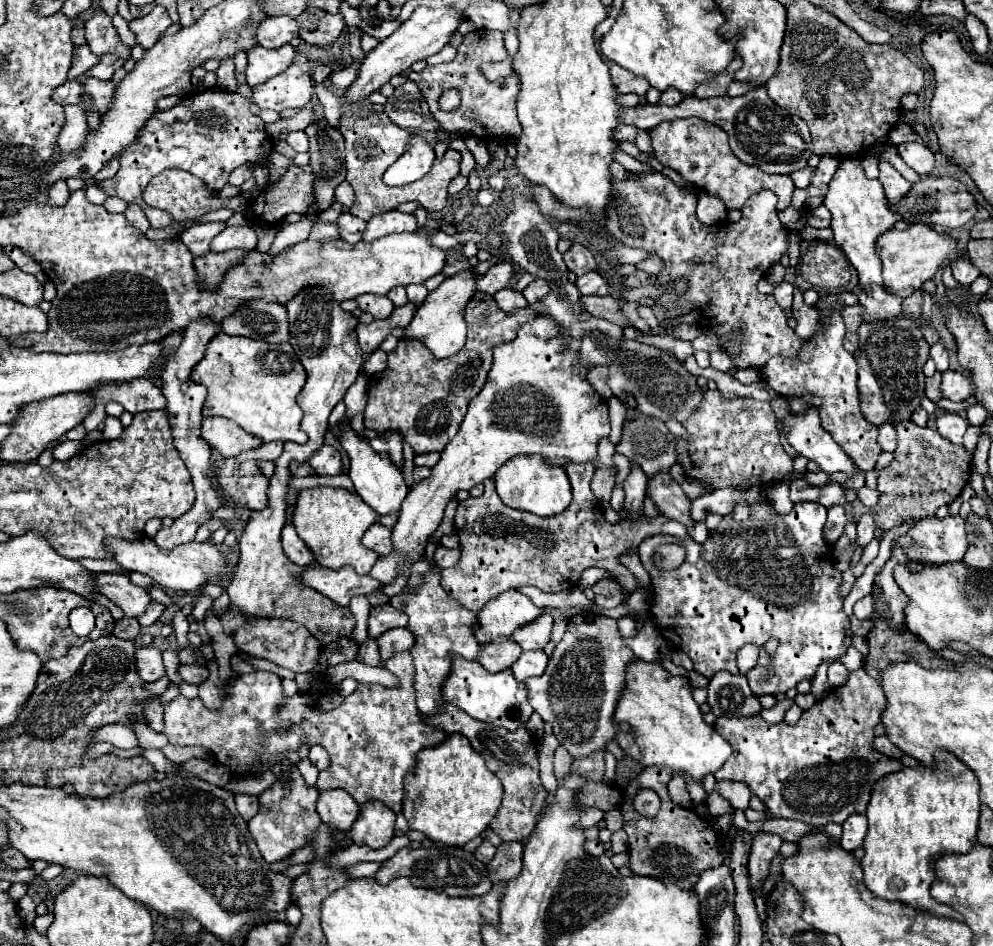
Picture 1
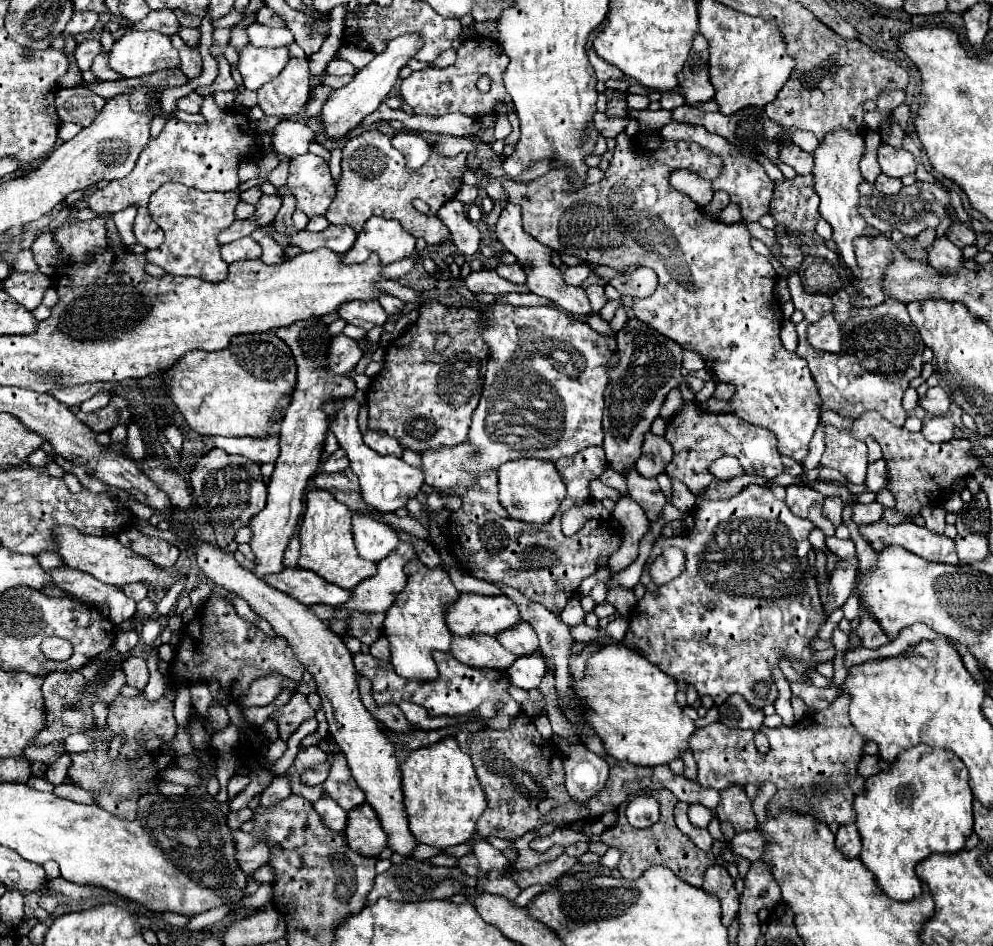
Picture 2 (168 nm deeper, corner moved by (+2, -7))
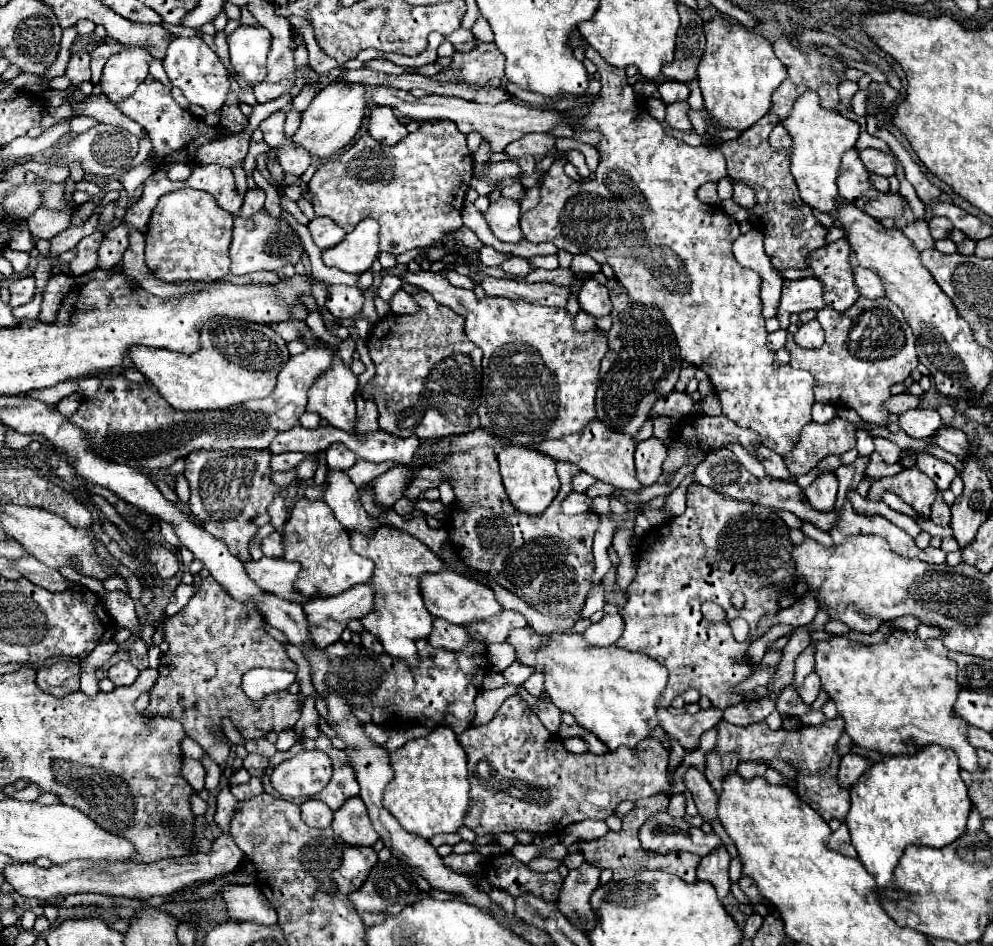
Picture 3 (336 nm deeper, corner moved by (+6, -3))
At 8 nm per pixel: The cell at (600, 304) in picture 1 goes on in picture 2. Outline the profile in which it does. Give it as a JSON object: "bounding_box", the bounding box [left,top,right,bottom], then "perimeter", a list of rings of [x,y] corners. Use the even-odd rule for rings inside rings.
{"bounding_box":[496,203,592,317],"perimeter":[[[510,203],[510,205],[504,207],[504,211],[502,211],[502,215],[500,215],[498,223],[496,223],[496,235],[498,235],[498,241],[504,245],[504,249],[510,251],[512,255],[516,255],[518,263],[526,267],[526,275],[528,275],[526,285],[528,285],[528,289],[530,289],[532,293],[542,295],[542,297],[554,301],[562,311],[566,311],[566,313],[570,313],[570,315],[574,315],[574,317],[586,317],[586,315],[592,313],[590,301],[588,301],[584,289],[582,289],[582,287],[566,285],[566,283],[562,281],[562,273],[560,273],[556,267],[552,267],[552,263],[550,263],[552,251],[550,251],[546,245],[538,243],[534,237],[530,237],[530,235],[522,229],[522,219],[520,219],[520,209],[518,209],[518,205],[512,205],[512,203]]]}

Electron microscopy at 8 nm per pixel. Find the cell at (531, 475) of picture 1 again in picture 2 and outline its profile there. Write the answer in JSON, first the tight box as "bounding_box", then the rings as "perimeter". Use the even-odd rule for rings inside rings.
{"bounding_box":[498,459,566,525],"perimeter":[[[518,459],[500,465],[498,487],[500,487],[500,505],[508,511],[508,515],[512,519],[534,525],[546,525],[554,517],[566,495],[566,485],[560,479],[556,467],[550,461],[534,461],[534,459]]]}

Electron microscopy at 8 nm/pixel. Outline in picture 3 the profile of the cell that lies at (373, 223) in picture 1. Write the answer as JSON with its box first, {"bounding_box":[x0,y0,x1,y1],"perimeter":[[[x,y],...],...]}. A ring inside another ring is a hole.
{"bounding_box":[322,219,378,275],"perimeter":[[[364,219],[338,245],[324,249],[322,261],[326,267],[336,267],[344,273],[362,275],[370,269],[378,253],[378,223],[374,219]]]}

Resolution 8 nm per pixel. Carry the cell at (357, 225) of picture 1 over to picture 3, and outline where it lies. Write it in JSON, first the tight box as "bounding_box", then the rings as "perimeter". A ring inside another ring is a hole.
{"bounding_box":[308,217,346,249],"perimeter":[[[314,217],[310,223],[308,223],[308,229],[312,233],[312,239],[314,243],[320,247],[320,249],[326,249],[326,247],[332,247],[332,245],[338,245],[346,231],[342,227],[338,227],[332,219],[326,219],[326,217]]]}

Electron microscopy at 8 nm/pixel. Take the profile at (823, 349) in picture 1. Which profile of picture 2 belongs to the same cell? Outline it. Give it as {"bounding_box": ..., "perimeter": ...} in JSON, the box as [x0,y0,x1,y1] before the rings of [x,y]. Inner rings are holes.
{"bounding_box":[820,425,868,485],"perimeter":[[[824,425],[826,451],[820,465],[838,469],[850,483],[864,485],[868,469],[868,449],[864,441],[856,441],[850,429]]]}

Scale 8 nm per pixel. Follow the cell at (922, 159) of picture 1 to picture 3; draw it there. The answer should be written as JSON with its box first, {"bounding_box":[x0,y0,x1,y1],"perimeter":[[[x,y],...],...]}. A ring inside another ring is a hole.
{"bounding_box":[860,149,896,177],"perimeter":[[[876,149],[860,151],[860,159],[862,159],[862,163],[866,165],[866,169],[870,173],[876,173],[876,175],[882,175],[882,177],[890,177],[896,171],[894,157],[886,155],[886,153],[880,153]]]}

